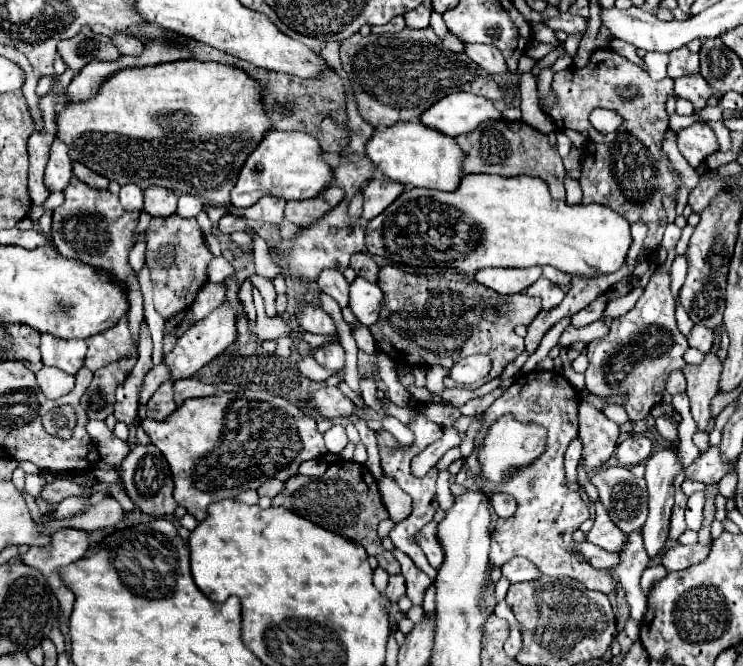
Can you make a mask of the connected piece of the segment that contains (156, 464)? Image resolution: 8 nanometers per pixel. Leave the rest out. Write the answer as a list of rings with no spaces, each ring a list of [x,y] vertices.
[[[136,445],[122,461],[120,469],[118,469],[120,481],[124,485],[126,495],[134,501],[134,505],[152,517],[164,517],[164,515],[172,515],[174,509],[178,507],[174,497],[172,497],[172,473],[170,467],[164,459],[164,455],[154,447],[154,445]]]

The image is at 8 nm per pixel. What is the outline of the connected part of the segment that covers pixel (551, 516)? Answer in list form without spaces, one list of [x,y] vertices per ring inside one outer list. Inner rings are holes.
[[[532,371],[528,375],[520,375],[512,387],[506,389],[502,397],[498,397],[488,411],[482,415],[482,427],[476,433],[474,449],[470,457],[466,457],[468,469],[472,473],[475,483],[480,484],[488,492],[510,493],[518,497],[518,511],[510,519],[498,519],[494,525],[494,531],[490,533],[490,565],[486,571],[486,581],[492,579],[494,571],[500,569],[506,561],[512,557],[526,557],[530,559],[544,577],[572,577],[582,581],[590,589],[598,589],[602,593],[610,593],[616,589],[616,581],[610,575],[598,573],[592,569],[586,561],[570,555],[572,549],[572,531],[580,527],[582,521],[590,517],[590,509],[586,501],[580,497],[580,493],[570,491],[564,487],[564,451],[568,443],[578,435],[578,405],[580,397],[578,391],[558,373],[558,385],[556,385],[556,373],[554,371]],[[502,415],[514,415],[522,423],[538,423],[546,429],[546,449],[544,455],[534,461],[534,467],[528,465],[514,469],[506,481],[497,484],[482,476],[481,465],[478,461],[478,441],[486,437],[486,429],[502,417]]]

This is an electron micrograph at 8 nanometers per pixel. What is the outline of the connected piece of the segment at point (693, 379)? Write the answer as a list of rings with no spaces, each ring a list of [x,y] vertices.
[[[716,331],[716,345],[706,355],[706,359],[698,367],[688,365],[684,369],[684,377],[688,381],[686,393],[690,397],[690,409],[692,409],[692,417],[696,421],[698,431],[706,431],[708,423],[712,421],[710,401],[718,393],[718,381],[720,381],[720,375],[722,375],[722,363],[714,357],[718,343],[720,343],[720,335]]]

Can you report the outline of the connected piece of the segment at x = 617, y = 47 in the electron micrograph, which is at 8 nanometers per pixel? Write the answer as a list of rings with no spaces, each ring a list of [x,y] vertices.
[[[612,39],[610,44],[610,48],[616,51],[618,54],[622,55],[623,57],[627,58],[628,60],[640,65],[644,70],[647,71],[647,67],[642,58],[637,55],[637,48],[625,41],[620,39]]]

